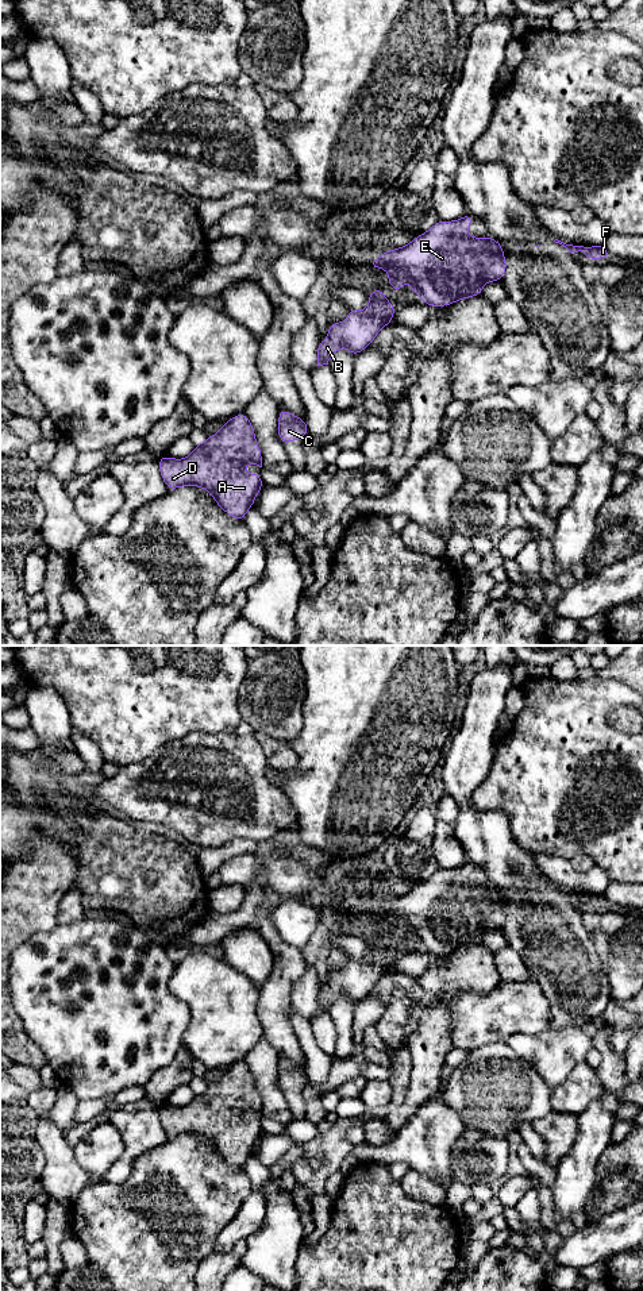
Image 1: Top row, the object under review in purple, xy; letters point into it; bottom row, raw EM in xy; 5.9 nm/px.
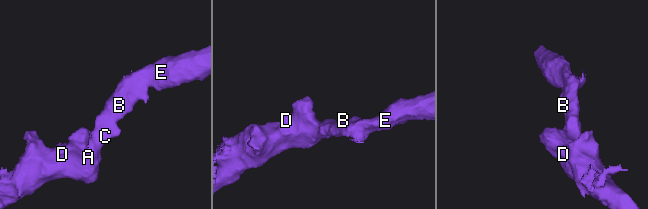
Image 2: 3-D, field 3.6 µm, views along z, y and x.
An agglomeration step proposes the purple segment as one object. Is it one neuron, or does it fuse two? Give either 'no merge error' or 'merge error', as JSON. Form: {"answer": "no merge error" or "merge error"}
{"answer": "no merge error"}

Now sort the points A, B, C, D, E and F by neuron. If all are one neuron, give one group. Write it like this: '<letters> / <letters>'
A B C D E F

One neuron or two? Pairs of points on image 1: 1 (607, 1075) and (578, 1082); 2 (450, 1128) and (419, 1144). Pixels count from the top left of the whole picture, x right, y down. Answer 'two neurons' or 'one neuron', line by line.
1: two neurons
2: one neuron

